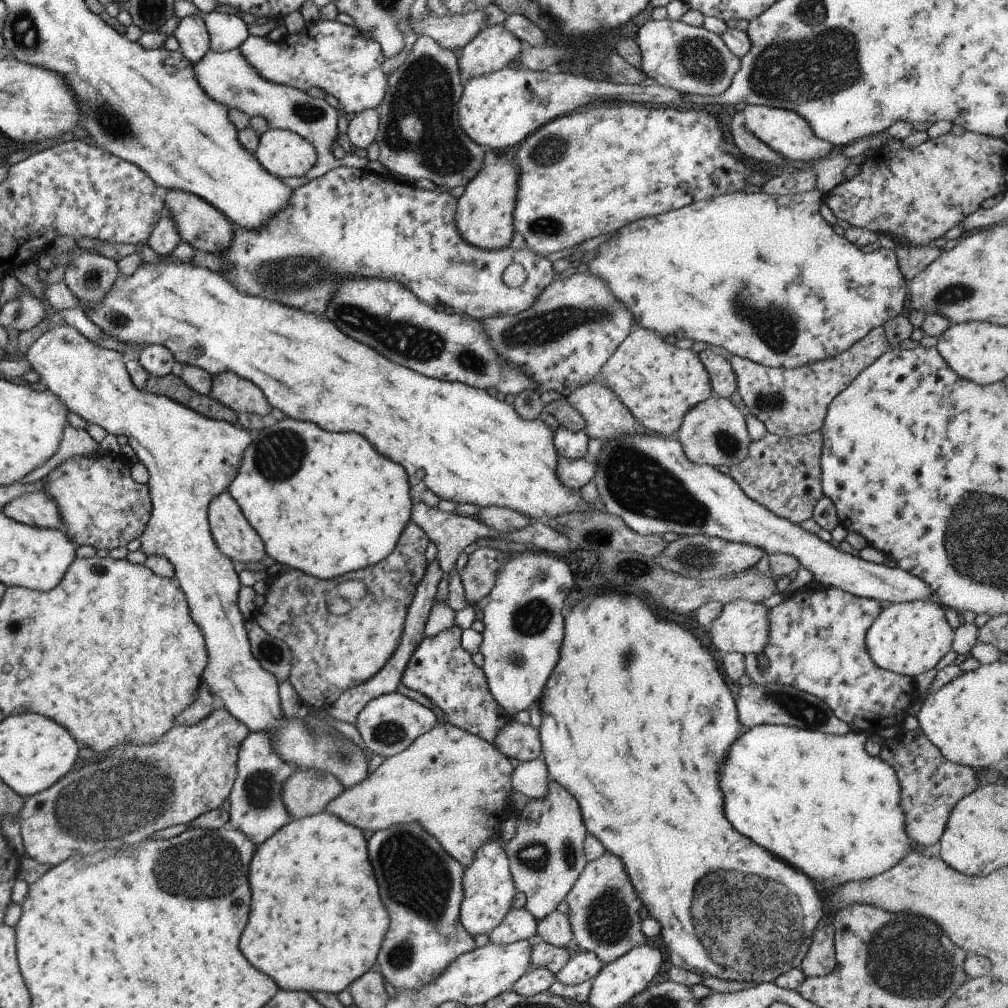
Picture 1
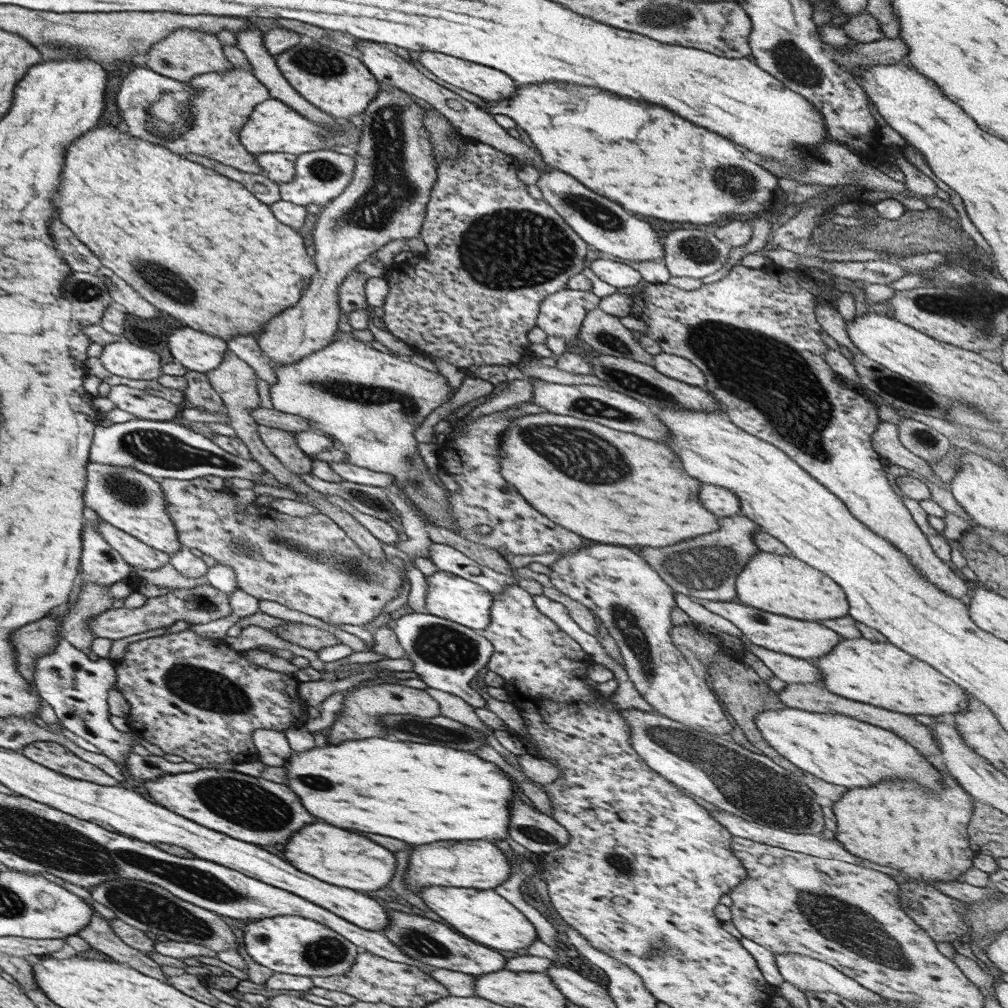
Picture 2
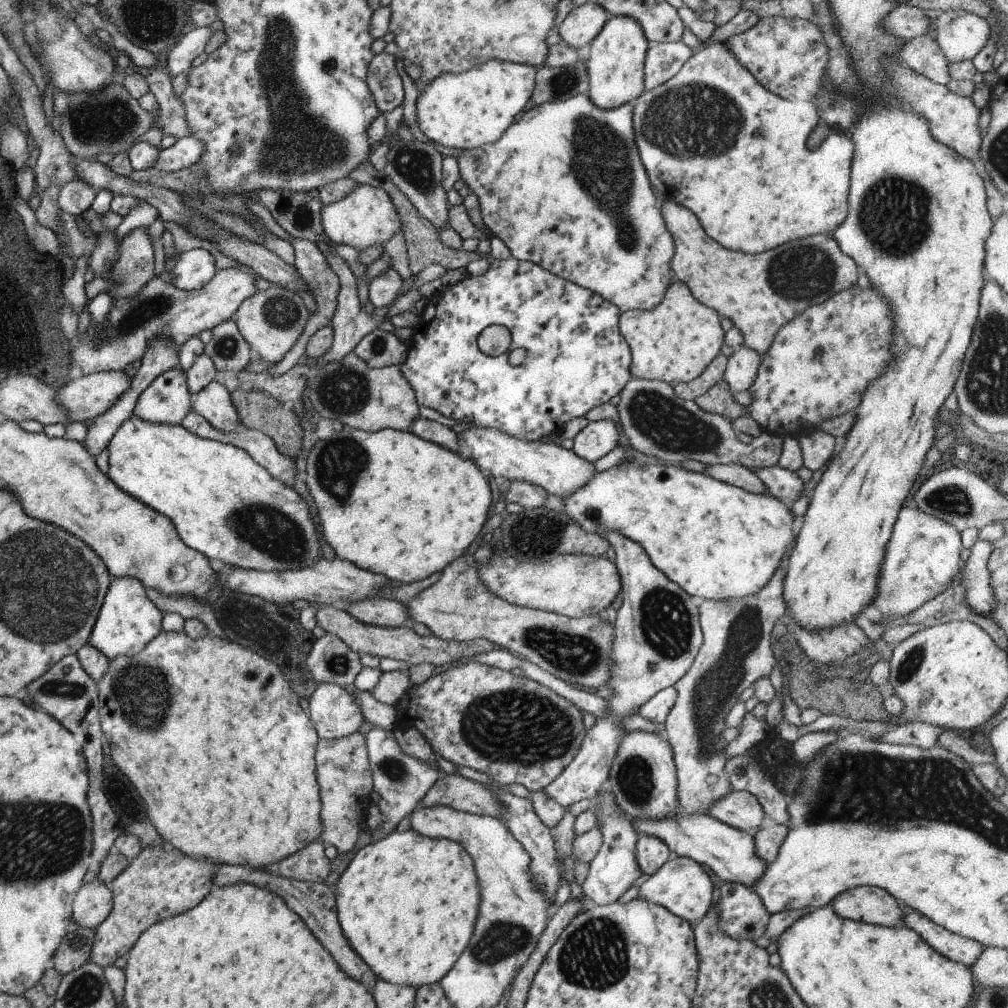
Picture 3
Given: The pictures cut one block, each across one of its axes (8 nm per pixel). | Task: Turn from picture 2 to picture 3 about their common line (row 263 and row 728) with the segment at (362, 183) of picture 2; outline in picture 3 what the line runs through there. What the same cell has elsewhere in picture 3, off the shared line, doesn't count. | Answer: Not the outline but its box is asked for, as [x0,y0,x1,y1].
[308,683,363,739]

